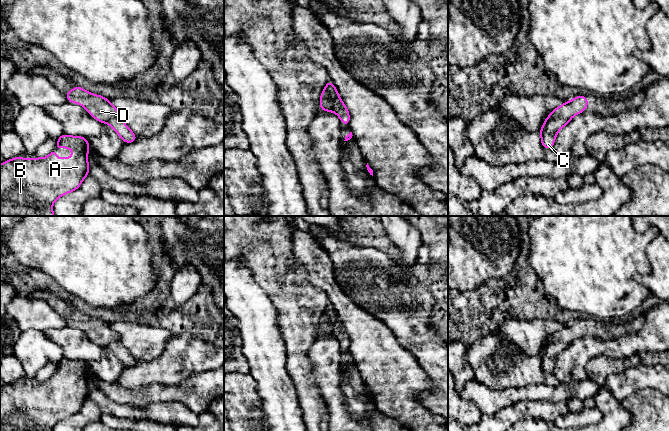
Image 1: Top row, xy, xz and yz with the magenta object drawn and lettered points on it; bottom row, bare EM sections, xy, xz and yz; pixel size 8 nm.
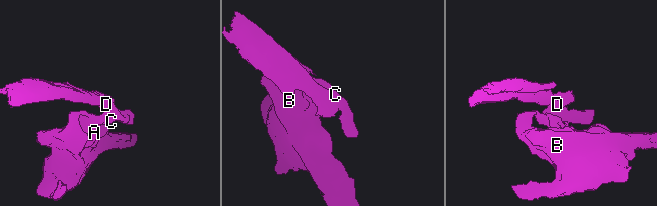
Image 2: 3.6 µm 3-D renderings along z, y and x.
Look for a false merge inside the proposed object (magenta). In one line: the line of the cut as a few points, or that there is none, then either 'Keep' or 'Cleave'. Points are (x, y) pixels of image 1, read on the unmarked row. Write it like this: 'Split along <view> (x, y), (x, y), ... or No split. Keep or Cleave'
Split along xz (323, 314), (333, 325), (336, 336). Cleave

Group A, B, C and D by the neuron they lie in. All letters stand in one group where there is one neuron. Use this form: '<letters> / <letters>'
A B C / D

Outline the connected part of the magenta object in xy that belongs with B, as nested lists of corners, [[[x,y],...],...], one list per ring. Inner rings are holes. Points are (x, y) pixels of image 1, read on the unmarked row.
[[[62,358],[56,372],[45,382],[14,381],[0,388],[0,431],[52,431],[62,419],[78,413],[89,399],[87,362]],[[57,372],[71,372],[71,382],[57,382]]]

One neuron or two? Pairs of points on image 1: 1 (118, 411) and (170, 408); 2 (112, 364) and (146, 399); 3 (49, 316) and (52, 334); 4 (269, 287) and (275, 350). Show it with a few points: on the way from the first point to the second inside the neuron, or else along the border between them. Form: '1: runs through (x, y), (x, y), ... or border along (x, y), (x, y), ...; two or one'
1: runs through (131, 412), (157, 412); one
2: border along (99, 378), (114, 383); two
3: border along (66, 324), (60, 328), (48, 328), (43, 331); two
4: border along (256, 281), (275, 308), (278, 322); two

